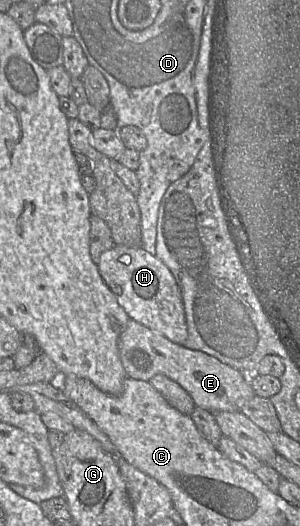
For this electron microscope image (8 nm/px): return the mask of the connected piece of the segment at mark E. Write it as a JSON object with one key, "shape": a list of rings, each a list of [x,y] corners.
{"shape":[[[131,318],[119,337],[118,350],[129,378],[149,381],[157,374],[165,375],[191,396],[196,407],[212,413],[239,411],[255,396],[250,376],[244,376],[239,370],[202,351],[176,344]]]}

